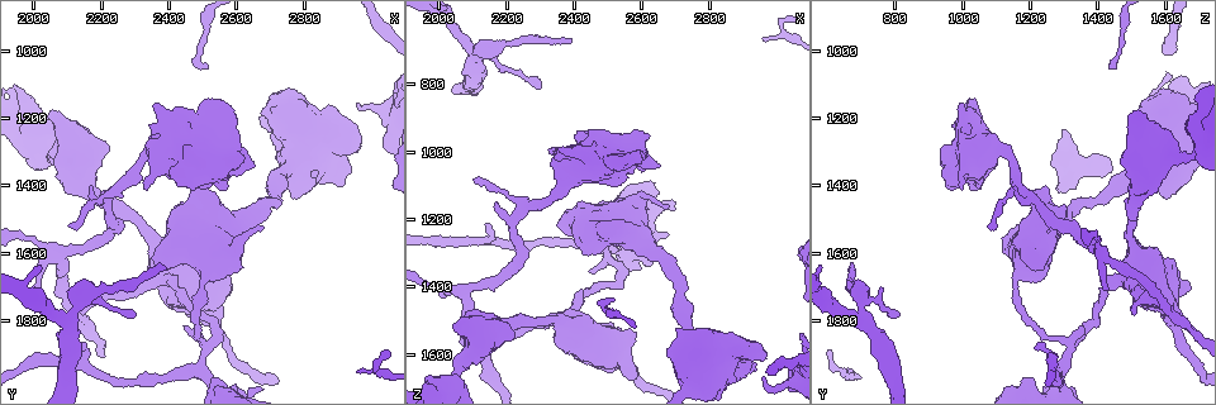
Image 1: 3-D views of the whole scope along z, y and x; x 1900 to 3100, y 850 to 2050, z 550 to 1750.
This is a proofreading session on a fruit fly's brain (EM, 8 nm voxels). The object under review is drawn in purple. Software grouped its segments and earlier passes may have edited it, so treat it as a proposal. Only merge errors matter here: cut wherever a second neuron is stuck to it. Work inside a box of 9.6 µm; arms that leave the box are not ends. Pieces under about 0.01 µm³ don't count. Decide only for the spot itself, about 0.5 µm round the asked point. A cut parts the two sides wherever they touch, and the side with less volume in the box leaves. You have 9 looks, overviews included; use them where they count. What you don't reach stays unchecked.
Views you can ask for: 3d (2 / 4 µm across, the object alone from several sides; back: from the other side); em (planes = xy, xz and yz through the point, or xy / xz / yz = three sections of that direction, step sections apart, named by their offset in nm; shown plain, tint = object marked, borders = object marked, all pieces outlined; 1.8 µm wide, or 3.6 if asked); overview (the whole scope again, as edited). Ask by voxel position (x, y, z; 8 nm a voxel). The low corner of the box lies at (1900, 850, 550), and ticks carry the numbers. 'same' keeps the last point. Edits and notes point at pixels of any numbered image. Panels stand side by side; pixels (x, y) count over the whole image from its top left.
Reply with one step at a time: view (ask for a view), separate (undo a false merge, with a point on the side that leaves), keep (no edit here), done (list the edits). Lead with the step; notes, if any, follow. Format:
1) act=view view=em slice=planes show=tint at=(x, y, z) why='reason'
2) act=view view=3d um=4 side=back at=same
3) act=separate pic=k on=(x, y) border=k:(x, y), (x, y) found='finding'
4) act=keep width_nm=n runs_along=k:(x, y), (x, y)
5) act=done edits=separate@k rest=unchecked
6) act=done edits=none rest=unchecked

act=view view=em um=3.6 slice=planes show=tint at=(2530, 1650, 1180) why='sudden change in width'

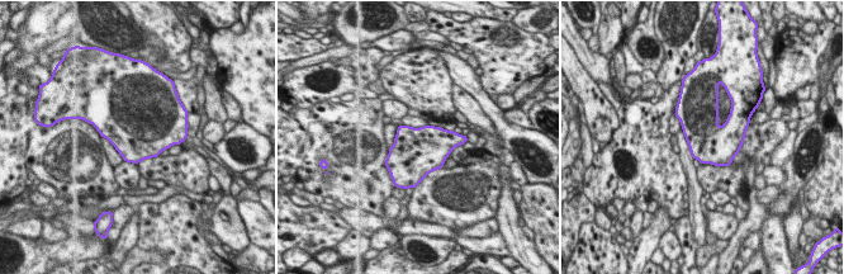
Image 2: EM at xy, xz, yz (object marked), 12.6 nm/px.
act=keep width_nm=550 found='continuous, no second neuron'

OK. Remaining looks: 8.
act=view view=em slice=planes show=tint at=(2510, 1870, 1310)

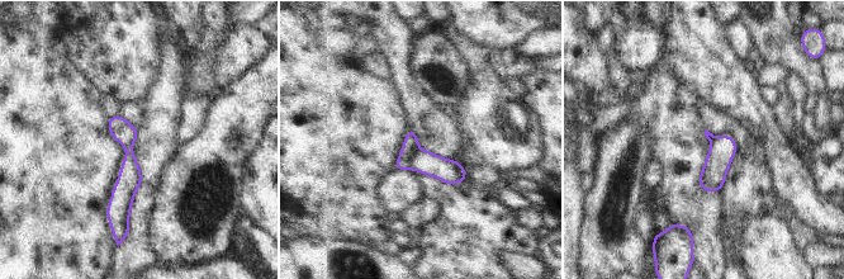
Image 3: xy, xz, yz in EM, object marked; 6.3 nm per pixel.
act=separate pic=3 on=(423, 161) part_leaving=3:(129, 154), (123, 217) found='two neurons meet here'

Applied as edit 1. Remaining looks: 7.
act=done edits=separate@3 rest=unchecked

